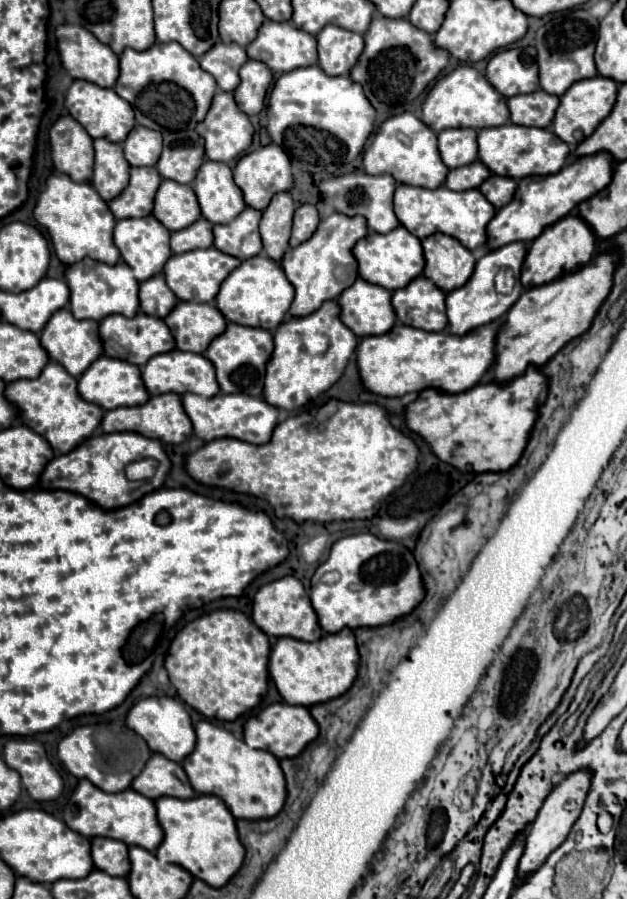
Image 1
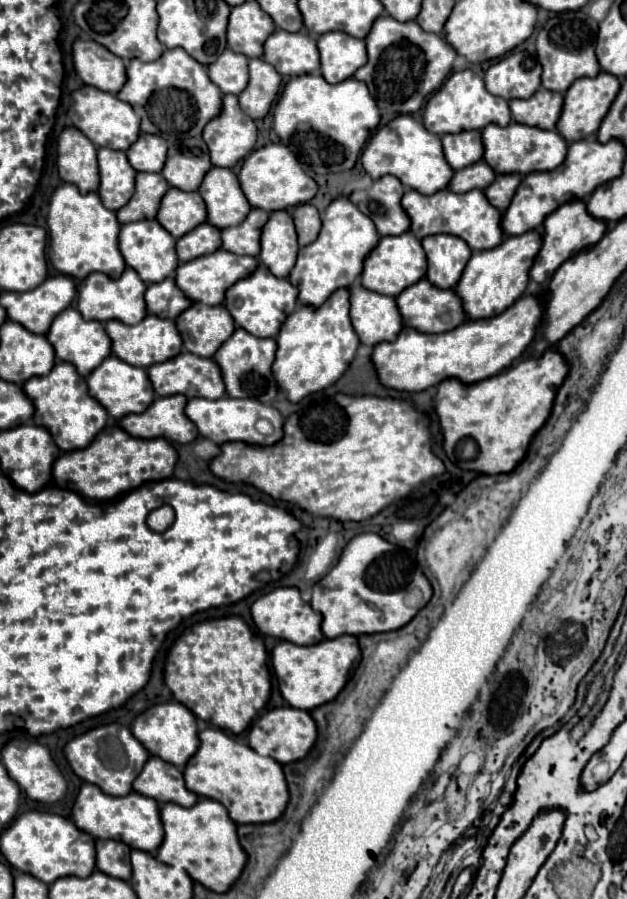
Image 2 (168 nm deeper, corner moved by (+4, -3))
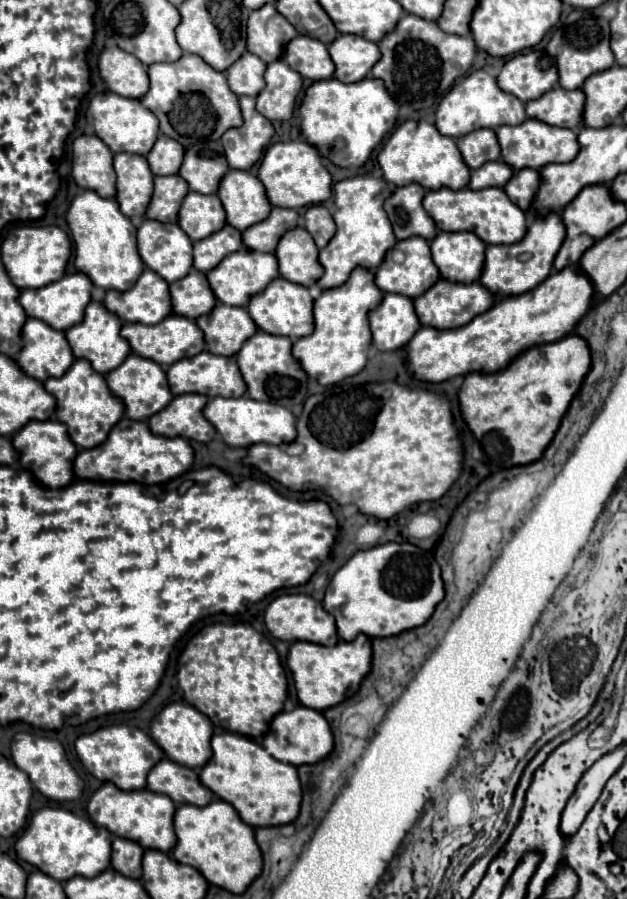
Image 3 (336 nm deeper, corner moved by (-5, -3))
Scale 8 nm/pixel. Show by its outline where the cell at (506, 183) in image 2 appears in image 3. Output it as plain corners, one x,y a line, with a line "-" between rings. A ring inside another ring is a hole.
524,168
524,170
518,170
514,172
514,176
508,180
508,184
504,186
504,192
508,194
508,198
524,212
530,210
530,204
532,204
532,198
538,190
538,184
540,184
540,174
538,170
532,170
532,168

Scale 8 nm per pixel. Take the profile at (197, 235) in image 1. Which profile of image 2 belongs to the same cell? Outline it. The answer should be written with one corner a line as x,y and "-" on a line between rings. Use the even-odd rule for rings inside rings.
201,224
195,230
191,230
189,234
185,234
183,238
177,240
177,254
181,262
189,262
195,260
199,256
211,254
215,250
221,248
221,238
219,238
221,230
211,226
211,224

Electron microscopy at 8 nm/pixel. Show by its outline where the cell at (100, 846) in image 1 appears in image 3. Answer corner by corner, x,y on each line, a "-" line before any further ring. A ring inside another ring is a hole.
124,838
112,840
112,868
128,878
142,876
142,854
144,848
132,840

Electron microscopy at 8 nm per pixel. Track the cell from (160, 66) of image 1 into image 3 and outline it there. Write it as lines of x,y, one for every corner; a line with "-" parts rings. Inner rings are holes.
184,54
180,60
172,64
150,64
148,78
150,78
150,90
140,98
142,106
146,106
156,114
156,118
160,120
160,132
178,140
186,150
188,146
192,146
192,142
218,142
224,130
240,126
242,122
238,96
228,88
226,74
214,70
196,54

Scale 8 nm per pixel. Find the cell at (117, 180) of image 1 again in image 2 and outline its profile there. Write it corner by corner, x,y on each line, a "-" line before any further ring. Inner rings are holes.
101,148
99,170
101,170
99,196
103,204
109,210
123,208
135,192
135,174
137,174
135,170
131,170
127,154
111,148

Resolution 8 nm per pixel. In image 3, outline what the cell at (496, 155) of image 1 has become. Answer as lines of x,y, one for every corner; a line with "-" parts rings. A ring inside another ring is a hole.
528,118
526,122
518,126
500,126
496,130
498,142
502,146
502,160
512,168
512,170
522,170
522,168
534,168
540,170
546,164
552,162
572,162
580,150
576,134
568,128
558,128
544,124
540,120

